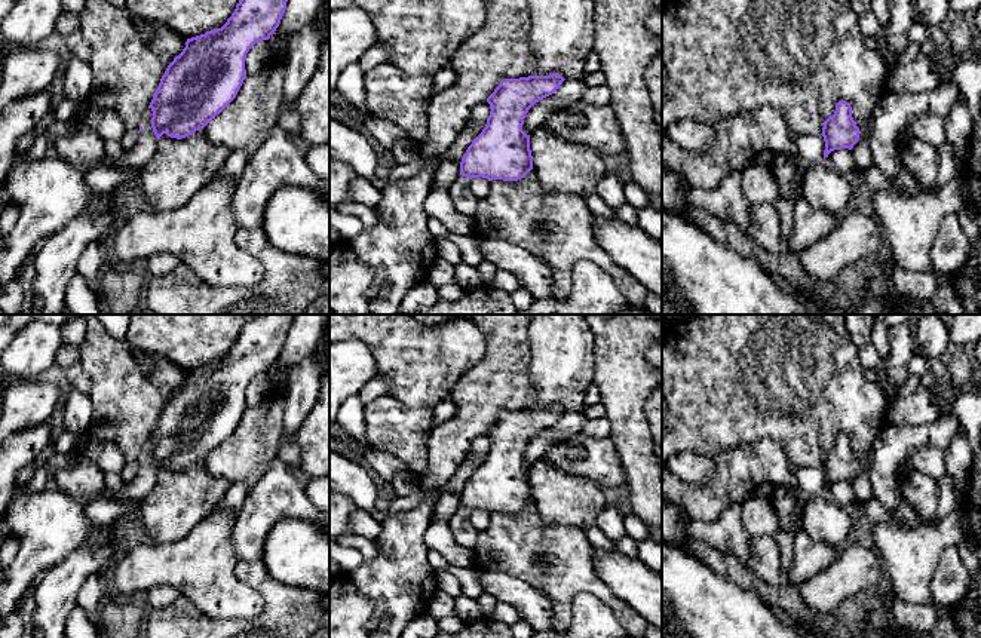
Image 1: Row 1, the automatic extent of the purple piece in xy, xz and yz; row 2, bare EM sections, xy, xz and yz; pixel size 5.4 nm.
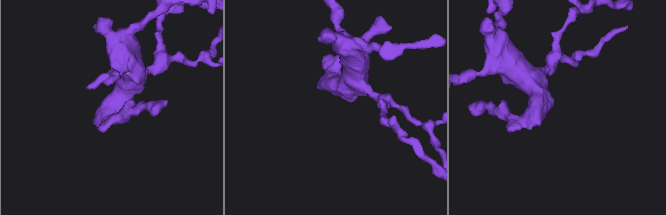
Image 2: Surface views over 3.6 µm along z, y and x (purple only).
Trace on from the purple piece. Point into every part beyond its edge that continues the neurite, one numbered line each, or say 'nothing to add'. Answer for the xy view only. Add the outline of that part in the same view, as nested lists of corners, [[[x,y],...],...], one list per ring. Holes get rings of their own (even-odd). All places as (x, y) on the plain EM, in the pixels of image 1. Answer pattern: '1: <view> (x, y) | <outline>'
nothing to add

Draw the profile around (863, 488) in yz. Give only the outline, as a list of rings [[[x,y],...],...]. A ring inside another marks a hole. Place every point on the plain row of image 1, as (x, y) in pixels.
[[[859,466],[858,475],[852,481],[855,500],[859,503],[868,501],[874,496],[873,484],[868,478],[868,469]]]

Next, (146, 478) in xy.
[[[147,441],[142,453],[142,463],[138,466],[138,473],[131,482],[126,482],[126,485],[117,493],[104,487],[99,497],[140,503],[151,491],[159,476],[151,460],[151,450],[153,444],[151,441]]]

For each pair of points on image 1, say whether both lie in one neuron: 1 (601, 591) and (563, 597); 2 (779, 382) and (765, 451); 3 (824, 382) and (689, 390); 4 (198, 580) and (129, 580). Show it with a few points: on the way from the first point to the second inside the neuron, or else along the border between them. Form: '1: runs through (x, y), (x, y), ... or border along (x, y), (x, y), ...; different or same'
1: runs through (592, 586), (572, 588); same
2: border along (733, 445), (772, 439), (793, 462); different
3: runs through (790, 370), (723, 370); same
4: runs through (181, 574), (146, 574); same

